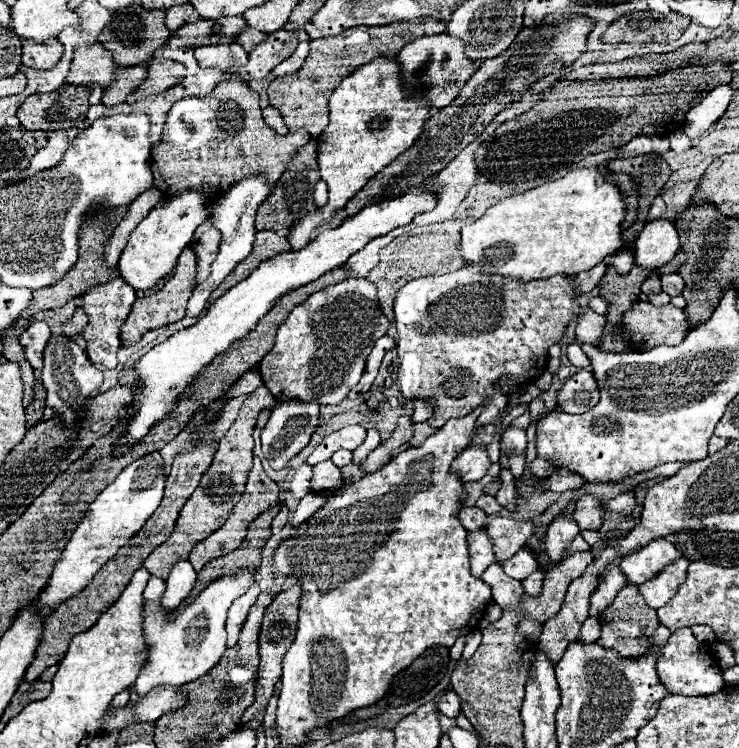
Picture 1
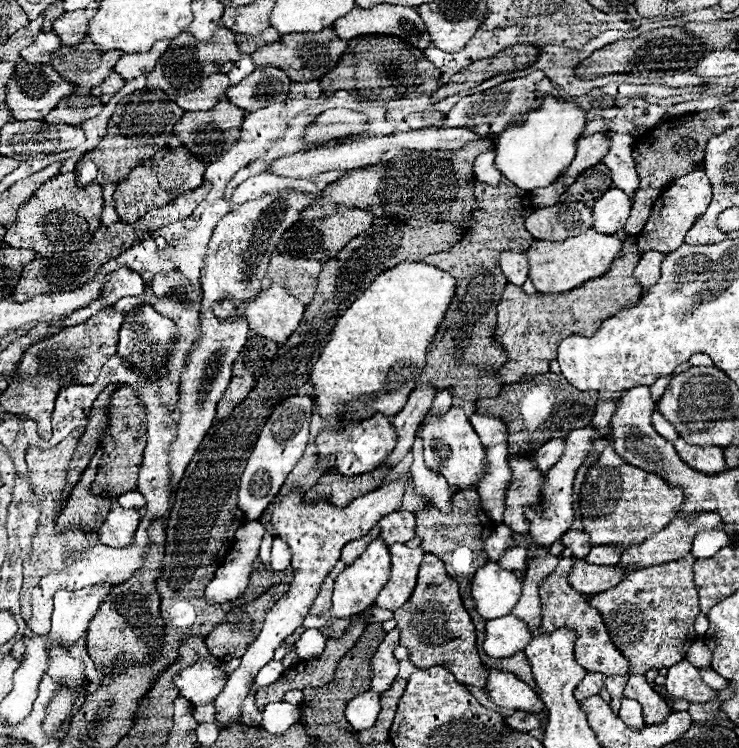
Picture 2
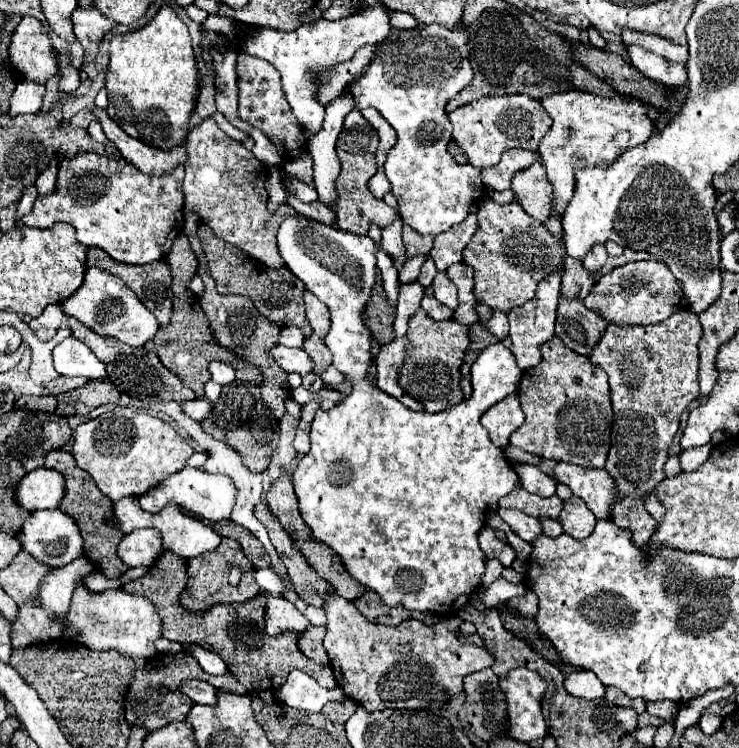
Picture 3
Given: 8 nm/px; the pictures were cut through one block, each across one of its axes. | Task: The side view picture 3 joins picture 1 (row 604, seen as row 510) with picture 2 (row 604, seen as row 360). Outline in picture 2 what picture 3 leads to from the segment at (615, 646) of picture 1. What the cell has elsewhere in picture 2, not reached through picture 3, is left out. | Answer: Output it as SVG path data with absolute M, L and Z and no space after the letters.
M694 556L684 560L658 564L628 574L616 588L592 596L590 604L600 610L604 624L610 632L614 646L624 658L628 658L628 686L626 698L638 700L644 710L646 724L658 724L670 716L670 708L646 682L646 672L656 668L668 668L684 660L688 648L696 640L694 620L700 614L698 592L692 580Z

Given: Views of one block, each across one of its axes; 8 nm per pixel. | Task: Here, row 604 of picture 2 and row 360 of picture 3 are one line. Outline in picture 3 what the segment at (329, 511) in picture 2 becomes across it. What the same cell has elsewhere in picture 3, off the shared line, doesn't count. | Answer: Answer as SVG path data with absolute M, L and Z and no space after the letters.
M276 344L270 348L270 354L274 362L286 372L298 372L300 376L306 376L314 368L310 356L302 348L288 348L288 346Z

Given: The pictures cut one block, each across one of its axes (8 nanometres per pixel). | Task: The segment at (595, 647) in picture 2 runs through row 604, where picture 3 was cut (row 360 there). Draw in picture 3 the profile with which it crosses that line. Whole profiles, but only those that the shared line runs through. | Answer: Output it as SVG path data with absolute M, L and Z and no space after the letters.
M552 338L542 346L540 364L522 374L518 398L526 420L510 436L512 446L556 462L574 462L584 468L604 468L612 428L610 386L606 372L594 366L588 356L572 352L560 338Z

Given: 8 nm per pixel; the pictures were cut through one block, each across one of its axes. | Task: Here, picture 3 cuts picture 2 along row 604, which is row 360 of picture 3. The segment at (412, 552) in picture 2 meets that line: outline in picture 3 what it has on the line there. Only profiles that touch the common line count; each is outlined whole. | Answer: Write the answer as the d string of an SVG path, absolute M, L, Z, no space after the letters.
M396 338L390 344L380 348L380 354L376 356L376 368L378 368L378 378L376 378L376 386L394 396L398 402L402 402L404 406L412 408L412 410L422 410L420 404L416 404L408 394L402 392L402 388L396 384L396 372L404 360L404 348L408 346L408 338Z

